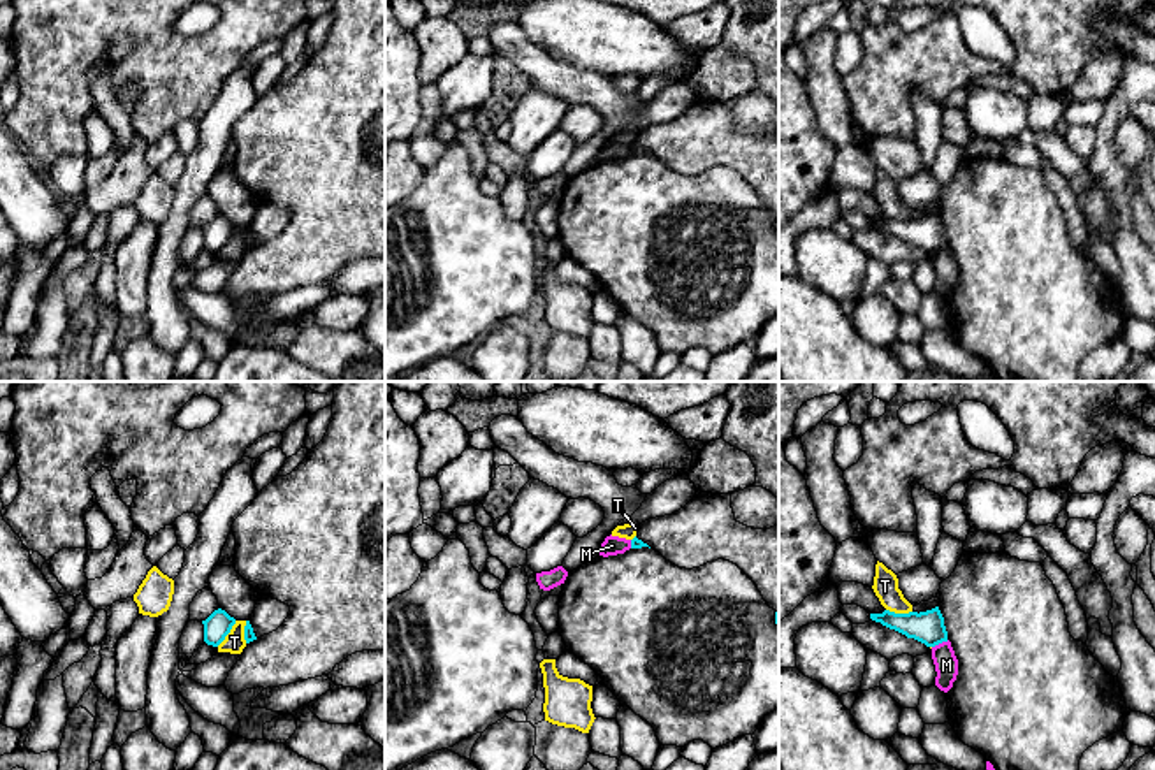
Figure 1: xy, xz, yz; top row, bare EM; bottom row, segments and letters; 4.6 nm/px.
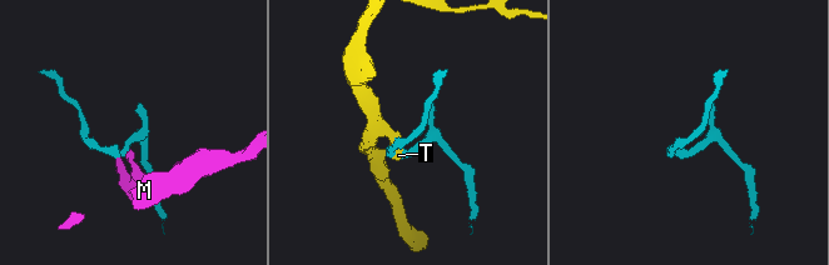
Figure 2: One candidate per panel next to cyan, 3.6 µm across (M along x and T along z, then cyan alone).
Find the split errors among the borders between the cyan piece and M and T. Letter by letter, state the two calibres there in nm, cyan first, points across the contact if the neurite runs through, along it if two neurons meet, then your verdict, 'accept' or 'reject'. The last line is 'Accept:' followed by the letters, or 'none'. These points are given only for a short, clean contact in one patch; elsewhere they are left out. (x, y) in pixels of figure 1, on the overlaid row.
M: calibres 150 and 110 nm; border yz (948, 640), (932, 647); reject
T: calibres 120 and 100 nm; border xy (236, 621), (217, 646); reject
Accept: none

